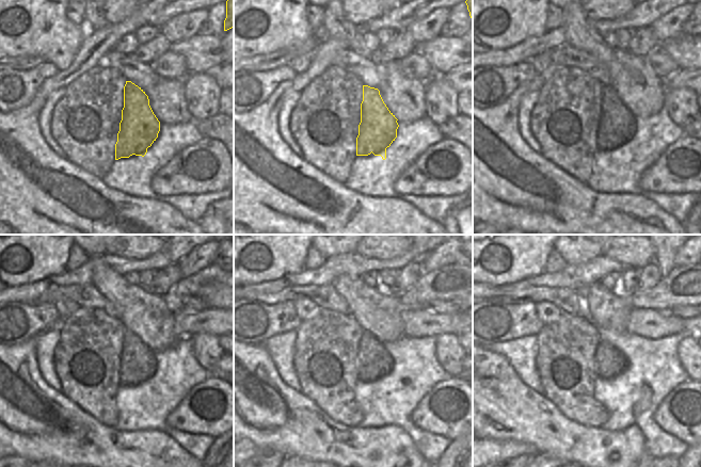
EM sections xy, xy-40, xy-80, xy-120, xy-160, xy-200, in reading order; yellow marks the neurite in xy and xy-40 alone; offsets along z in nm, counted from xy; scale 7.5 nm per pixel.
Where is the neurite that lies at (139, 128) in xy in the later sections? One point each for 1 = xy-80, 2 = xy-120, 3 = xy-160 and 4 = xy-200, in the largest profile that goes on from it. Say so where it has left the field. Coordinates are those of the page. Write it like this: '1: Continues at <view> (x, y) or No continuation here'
1: Continues at xy-80 (617, 126)
2: Continues at xy-120 (139, 363)
3: Continues at xy-160 (379, 366)
4: Continues at xy-200 (604, 349).

